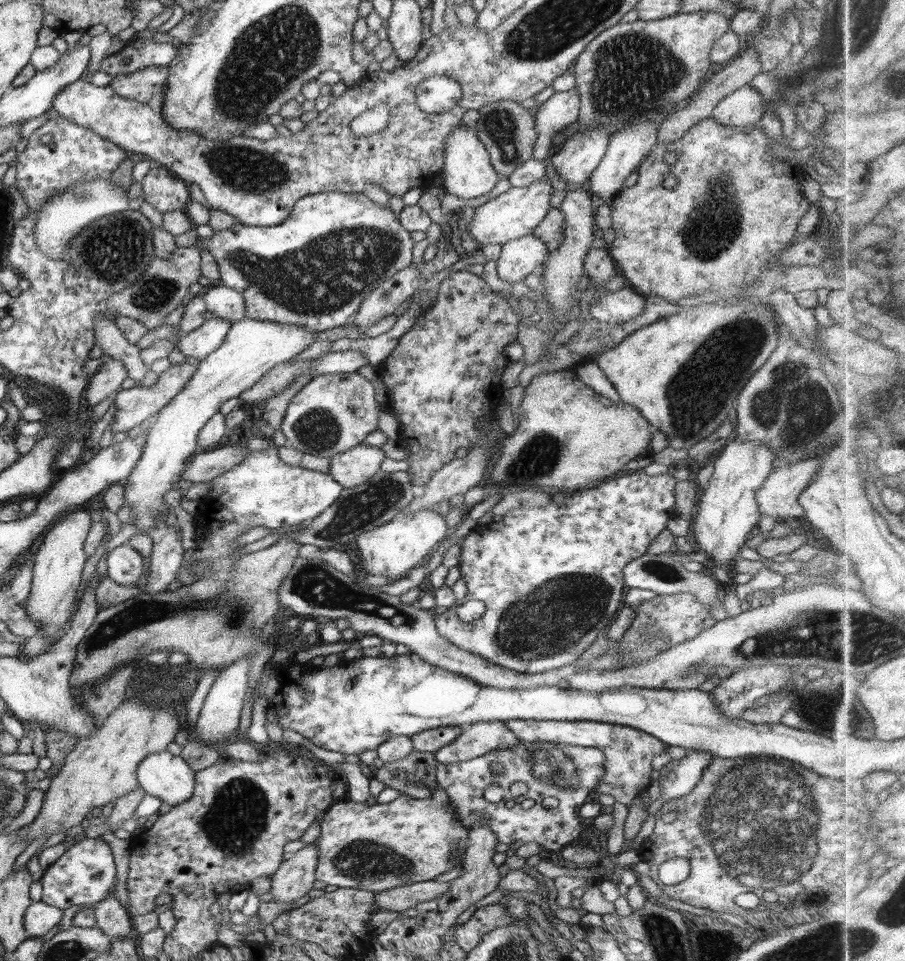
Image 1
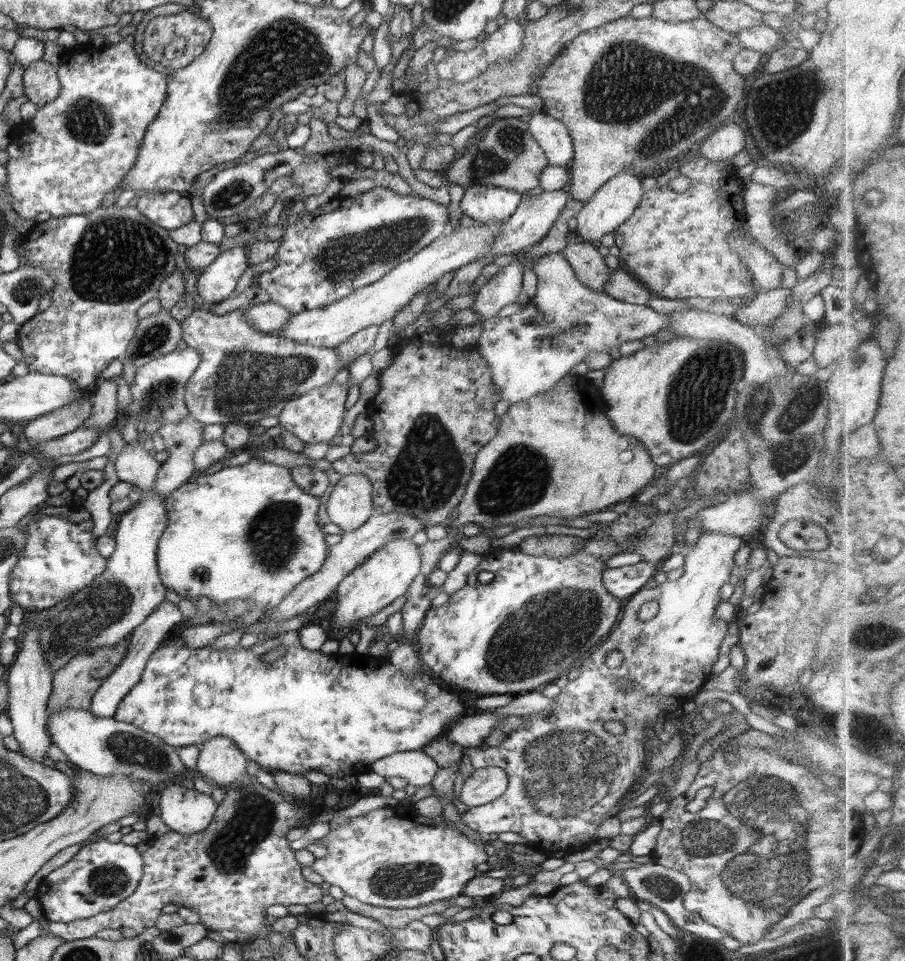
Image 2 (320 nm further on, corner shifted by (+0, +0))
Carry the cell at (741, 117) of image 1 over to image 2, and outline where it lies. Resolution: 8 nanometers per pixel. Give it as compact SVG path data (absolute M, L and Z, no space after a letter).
M726 124L709 134L698 148L703 158L712 163L722 163L742 152L744 146L744 130L738 124Z

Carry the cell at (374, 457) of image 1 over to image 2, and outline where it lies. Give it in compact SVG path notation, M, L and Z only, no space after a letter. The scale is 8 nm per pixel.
M359 472L341 475L326 501L330 523L340 527L344 533L362 527L374 515L370 479Z

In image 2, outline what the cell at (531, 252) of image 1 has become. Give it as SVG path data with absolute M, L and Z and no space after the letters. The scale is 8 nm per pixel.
M522 260L502 267L475 294L476 300L471 305L471 310L477 316L487 319L498 315L504 306L516 302L522 291L523 270Z

